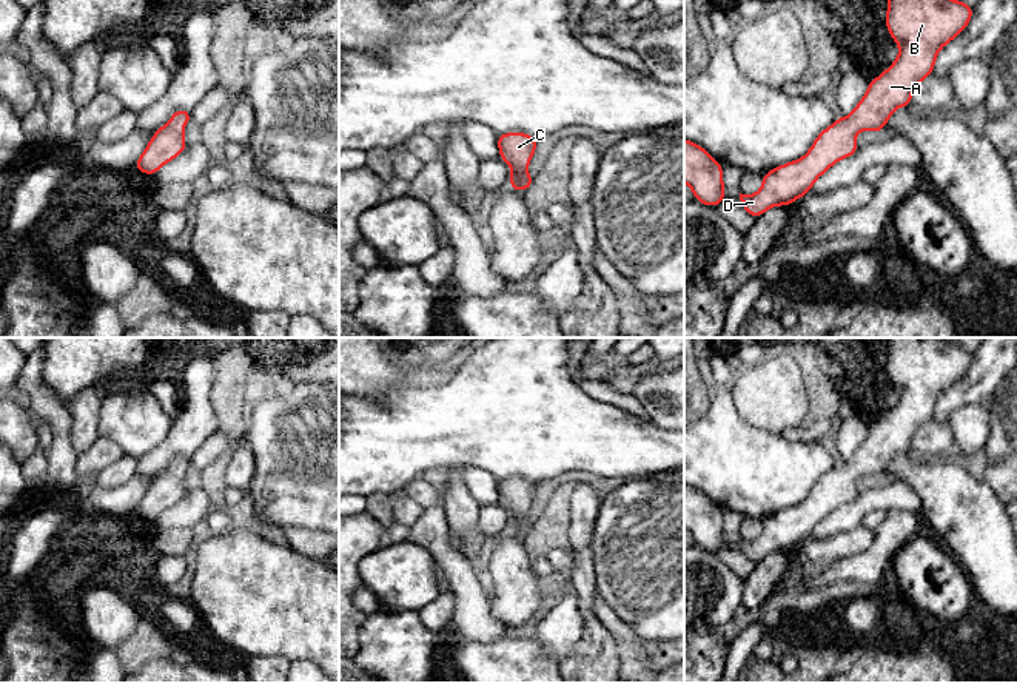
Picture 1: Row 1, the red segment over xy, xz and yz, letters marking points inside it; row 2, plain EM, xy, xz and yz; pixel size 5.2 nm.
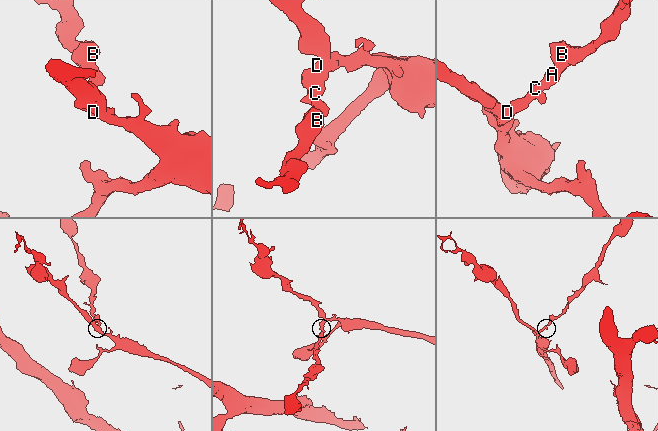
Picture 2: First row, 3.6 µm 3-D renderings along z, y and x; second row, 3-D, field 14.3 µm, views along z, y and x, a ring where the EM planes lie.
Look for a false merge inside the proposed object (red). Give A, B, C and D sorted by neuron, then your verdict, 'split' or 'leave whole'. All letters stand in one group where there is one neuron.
groups A B C D; leave whole

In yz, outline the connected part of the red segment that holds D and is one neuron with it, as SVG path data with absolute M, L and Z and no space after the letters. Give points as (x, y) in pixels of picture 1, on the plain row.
M888 338L886 373L900 390L897 405L868 430L849 461L818 479L801 504L763 520L758 538L740 538L744 555L755 564L775 550L795 547L832 510L855 500L858 476L877 479L898 452L911 452L911 441L932 419L938 396L965 376L972 358L943 338Z

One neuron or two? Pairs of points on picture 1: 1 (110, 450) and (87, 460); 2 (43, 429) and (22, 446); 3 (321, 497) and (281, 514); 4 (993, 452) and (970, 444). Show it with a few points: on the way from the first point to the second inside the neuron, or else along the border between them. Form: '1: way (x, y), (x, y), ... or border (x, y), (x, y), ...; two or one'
1: way (104, 452), (93, 458); one
2: border (34, 418), (39, 446); two
3: way (312, 503), (290, 504); one
4: border (990, 413), (990, 437), (983, 449); two

